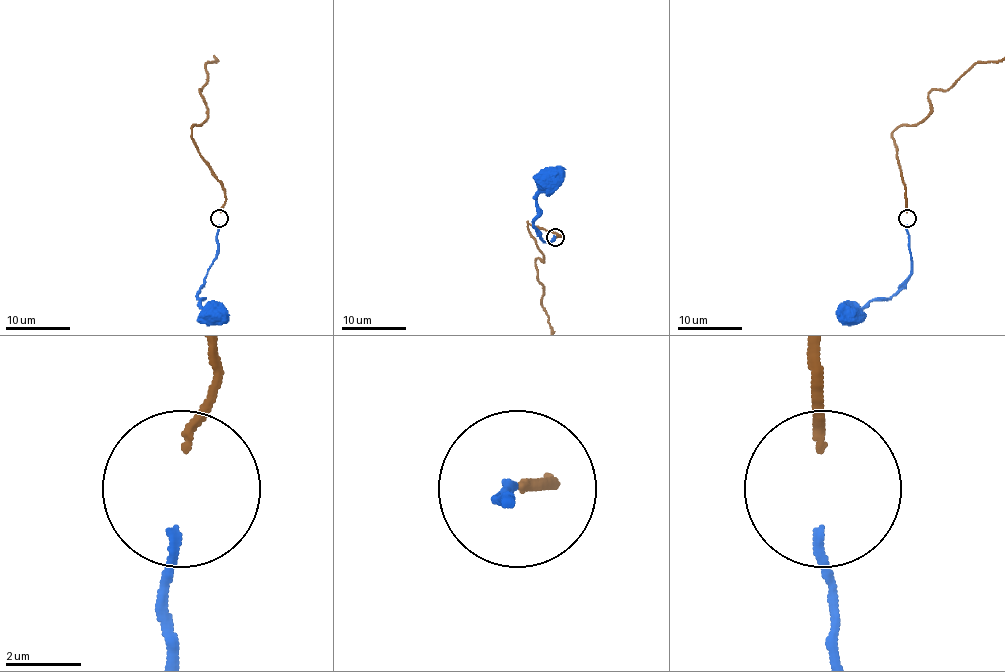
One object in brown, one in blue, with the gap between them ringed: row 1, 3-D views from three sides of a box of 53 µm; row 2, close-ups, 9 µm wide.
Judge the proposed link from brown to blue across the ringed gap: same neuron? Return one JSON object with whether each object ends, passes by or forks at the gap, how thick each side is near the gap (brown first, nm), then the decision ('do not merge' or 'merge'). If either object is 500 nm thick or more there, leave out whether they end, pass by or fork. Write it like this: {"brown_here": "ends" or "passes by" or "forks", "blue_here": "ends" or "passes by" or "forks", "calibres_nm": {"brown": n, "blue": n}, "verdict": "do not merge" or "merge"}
{"brown_here": "ends", "blue_here": "ends", "calibres_nm": {"brown": 240, "blue": 240}, "verdict": "merge"}

